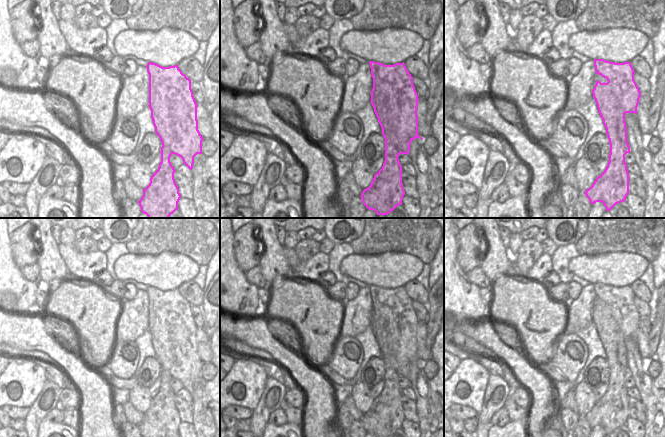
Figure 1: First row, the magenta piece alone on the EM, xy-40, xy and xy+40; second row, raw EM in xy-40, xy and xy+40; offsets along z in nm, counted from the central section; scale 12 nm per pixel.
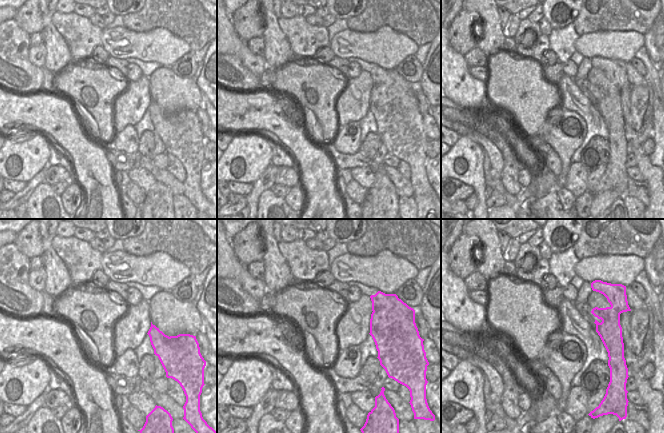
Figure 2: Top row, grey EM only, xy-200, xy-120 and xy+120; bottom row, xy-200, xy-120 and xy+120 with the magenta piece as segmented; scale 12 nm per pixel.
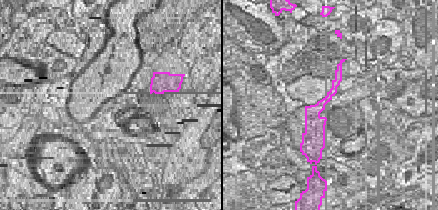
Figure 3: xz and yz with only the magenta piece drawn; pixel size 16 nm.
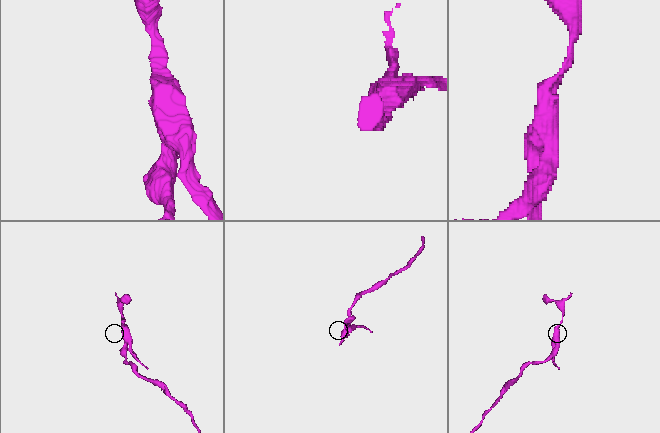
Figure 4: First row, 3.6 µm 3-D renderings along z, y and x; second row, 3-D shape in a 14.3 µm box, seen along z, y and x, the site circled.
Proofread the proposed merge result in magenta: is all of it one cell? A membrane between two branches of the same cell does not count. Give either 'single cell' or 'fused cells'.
fused cells

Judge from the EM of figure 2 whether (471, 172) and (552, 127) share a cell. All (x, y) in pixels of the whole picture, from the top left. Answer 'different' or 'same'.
different

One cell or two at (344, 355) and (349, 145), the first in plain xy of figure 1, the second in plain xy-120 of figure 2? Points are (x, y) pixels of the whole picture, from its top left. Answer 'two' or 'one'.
one

